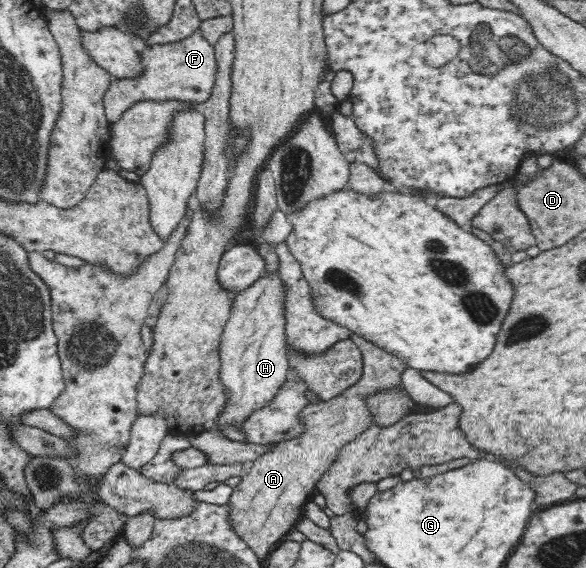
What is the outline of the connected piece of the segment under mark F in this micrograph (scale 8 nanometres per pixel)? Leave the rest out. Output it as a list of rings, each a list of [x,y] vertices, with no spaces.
[[[202,29],[175,43],[147,45],[139,52],[139,59],[142,63],[139,75],[112,78],[108,83],[102,103],[110,124],[116,122],[128,107],[141,100],[154,102],[179,100],[197,105],[210,96],[210,91],[215,86],[217,71],[215,49],[204,37]]]

